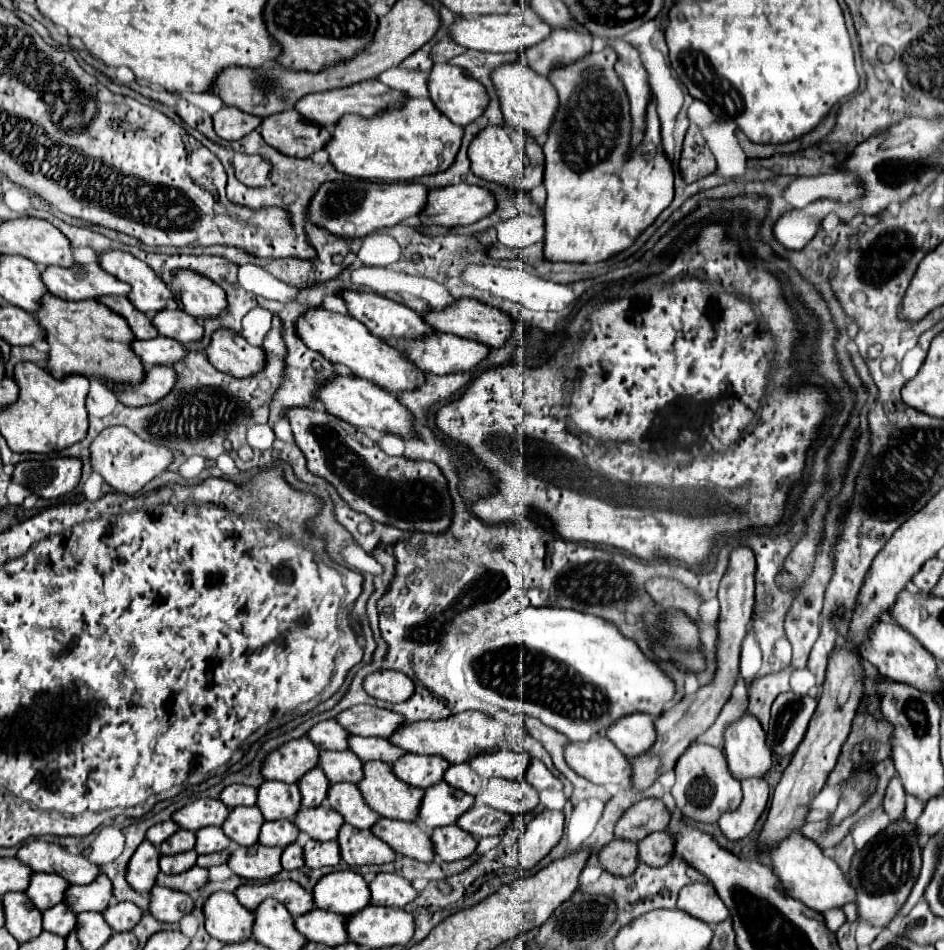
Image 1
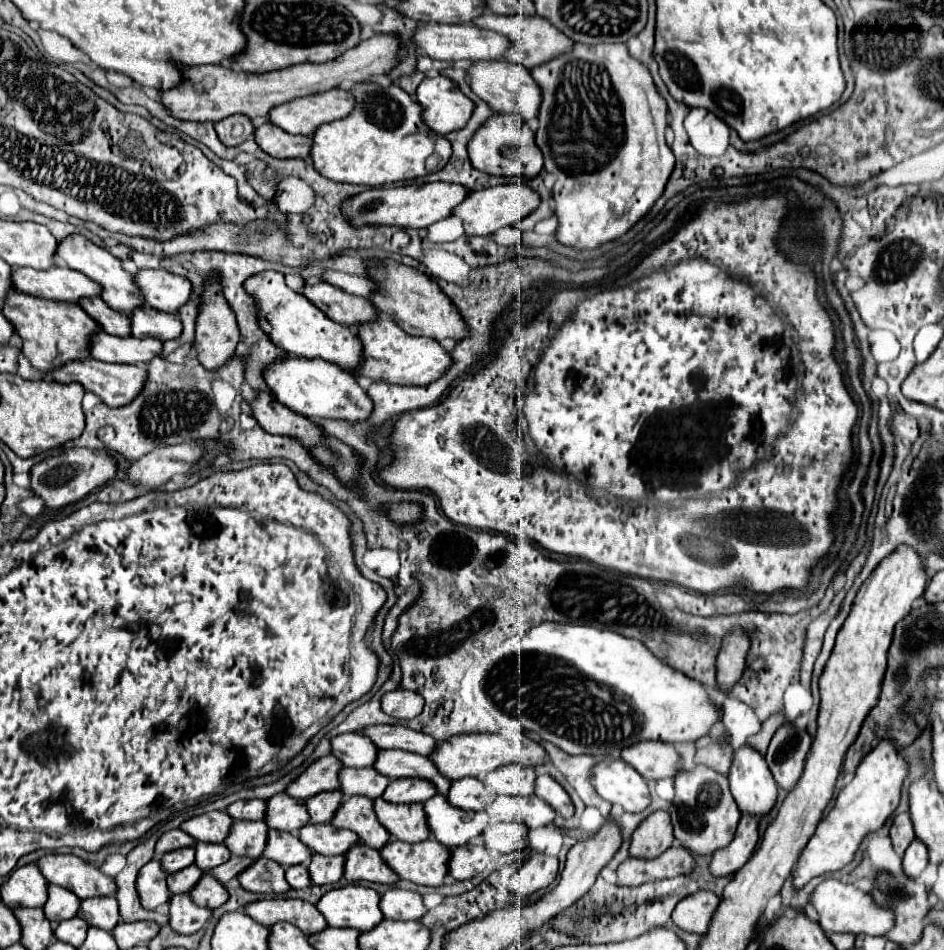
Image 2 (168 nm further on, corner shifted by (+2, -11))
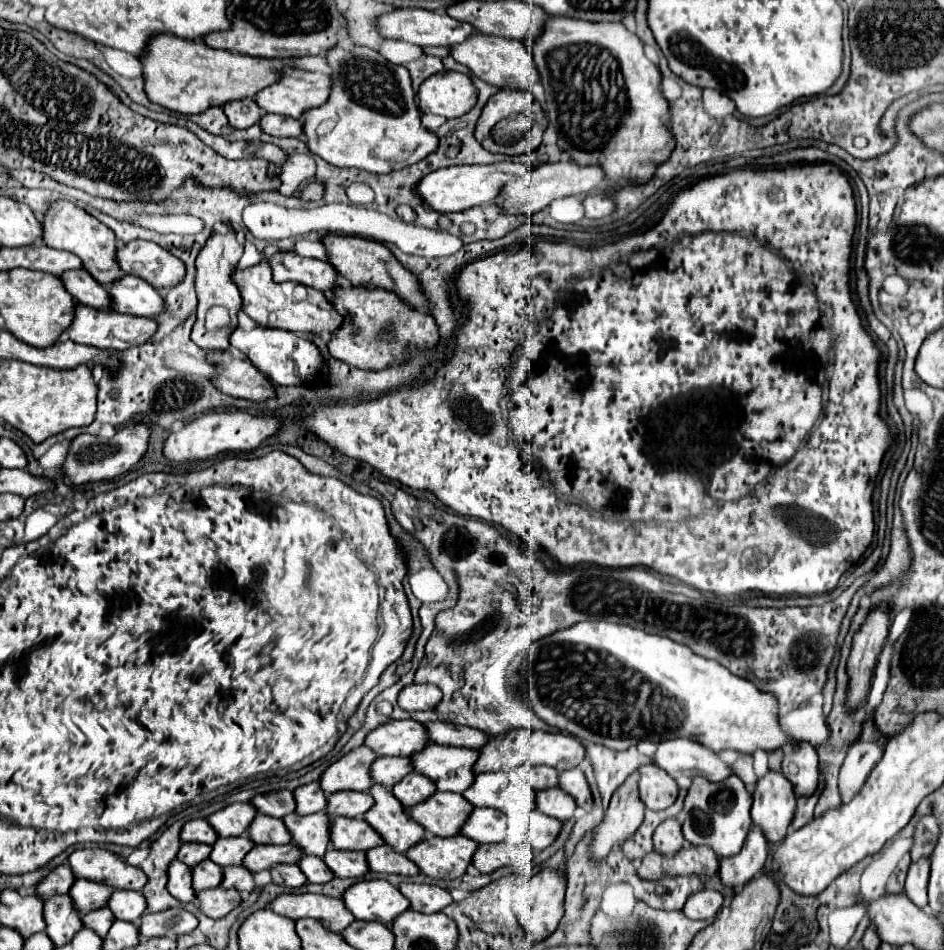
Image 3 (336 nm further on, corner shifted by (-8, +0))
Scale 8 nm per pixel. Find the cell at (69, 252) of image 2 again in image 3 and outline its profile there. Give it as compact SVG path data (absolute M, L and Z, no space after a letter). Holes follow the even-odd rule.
M57 202L51 206L51 210L41 218L43 220L43 240L47 246L55 250L67 250L73 252L83 260L85 270L101 284L101 286L111 286L117 282L123 272L117 264L117 238L115 234L97 218L87 214L83 208L75 206L73 202Z

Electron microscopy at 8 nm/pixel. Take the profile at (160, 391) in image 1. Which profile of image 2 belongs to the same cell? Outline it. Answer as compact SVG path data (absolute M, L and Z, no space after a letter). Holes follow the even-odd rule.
M77 359L75 363L65 363L63 367L51 371L47 375L53 377L57 383L81 383L85 387L85 391L99 395L99 399L103 403L107 403L109 407L121 407L121 405L127 405L127 401L131 401L135 395L139 395L139 391L143 387L143 379L145 379L145 369L139 363L113 365L113 363L97 361L97 359Z

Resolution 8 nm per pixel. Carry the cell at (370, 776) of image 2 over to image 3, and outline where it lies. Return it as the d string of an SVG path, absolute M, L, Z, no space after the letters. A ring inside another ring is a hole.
M383 756L377 758L371 764L371 778L387 788L391 788L393 784L397 784L405 774L409 774L413 768L409 764L407 758L391 758L391 756Z

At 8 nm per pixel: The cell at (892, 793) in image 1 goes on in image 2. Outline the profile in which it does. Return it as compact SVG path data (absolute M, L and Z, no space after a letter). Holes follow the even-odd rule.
M901 813L895 817L893 825L891 825L891 841L893 841L893 849L899 857L903 857L905 849L911 845L911 841L915 839L913 833L913 823L909 819L907 813Z

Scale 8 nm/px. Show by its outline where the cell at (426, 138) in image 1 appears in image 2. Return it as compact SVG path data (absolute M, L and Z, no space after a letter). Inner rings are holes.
M367 81L367 83L355 83L349 93L355 99L353 111L337 121L321 125L313 133L313 145L311 145L311 159L315 169L339 183L355 183L355 185L367 185L367 187L381 187L395 181L409 181L417 179L429 173L439 171L443 163L451 157L451 143L447 143L445 137L435 135L421 119L421 107L415 103L399 85L391 83L389 87L381 87L379 83Z

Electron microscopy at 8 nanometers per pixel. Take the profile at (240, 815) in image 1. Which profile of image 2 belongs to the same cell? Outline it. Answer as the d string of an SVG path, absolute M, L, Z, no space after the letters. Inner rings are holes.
M235 821L231 827L231 835L227 837L227 849L233 855L245 857L261 857L267 843L267 825L265 821Z

